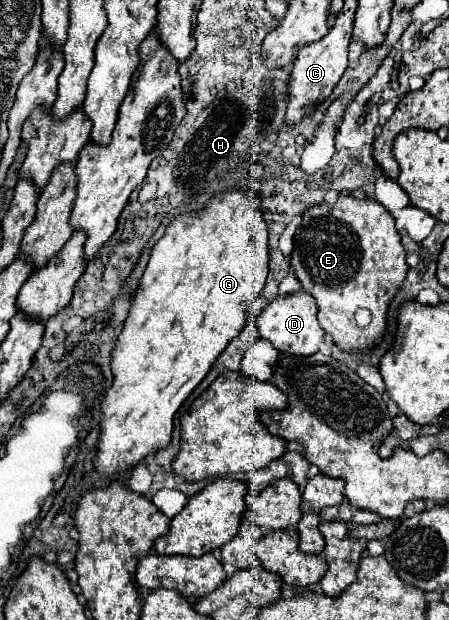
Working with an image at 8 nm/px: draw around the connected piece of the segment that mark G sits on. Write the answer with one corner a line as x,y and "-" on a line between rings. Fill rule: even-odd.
246,190
214,196
198,214
172,220
166,234
152,248
150,262
132,296
128,318
110,356
114,378
100,404
102,420
94,458
94,470
102,478
126,472
170,444
174,414
204,380
228,342
240,334
246,308
264,288
268,260
268,228
258,202

